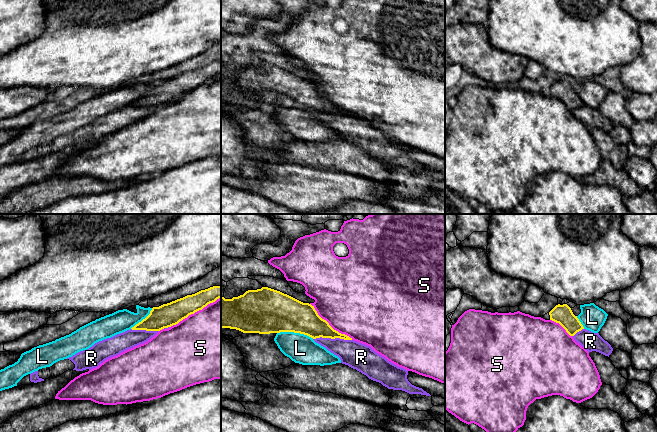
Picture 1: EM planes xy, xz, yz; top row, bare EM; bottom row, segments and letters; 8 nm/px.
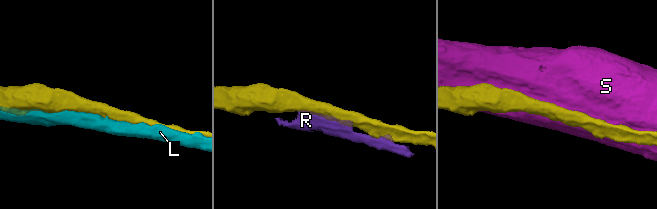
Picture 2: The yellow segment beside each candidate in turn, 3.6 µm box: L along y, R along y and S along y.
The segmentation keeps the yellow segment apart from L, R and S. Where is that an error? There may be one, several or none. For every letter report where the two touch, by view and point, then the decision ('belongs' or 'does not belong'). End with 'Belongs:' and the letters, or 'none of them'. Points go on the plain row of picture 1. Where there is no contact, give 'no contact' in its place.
L: xz (295, 108) | does not belong
R: xz (332, 114) | does not belong
S: xy (195, 87) | does not belong
Belongs: none of them

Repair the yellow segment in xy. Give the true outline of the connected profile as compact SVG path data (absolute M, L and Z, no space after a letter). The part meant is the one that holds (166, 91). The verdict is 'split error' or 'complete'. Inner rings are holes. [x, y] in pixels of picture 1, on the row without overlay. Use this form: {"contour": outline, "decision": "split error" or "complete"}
{"contour": "M221 62L201 66L159 83L153 83L150 90L131 105L160 107L178 100L189 91L202 86L219 74L221 74Z", "decision": "complete"}

